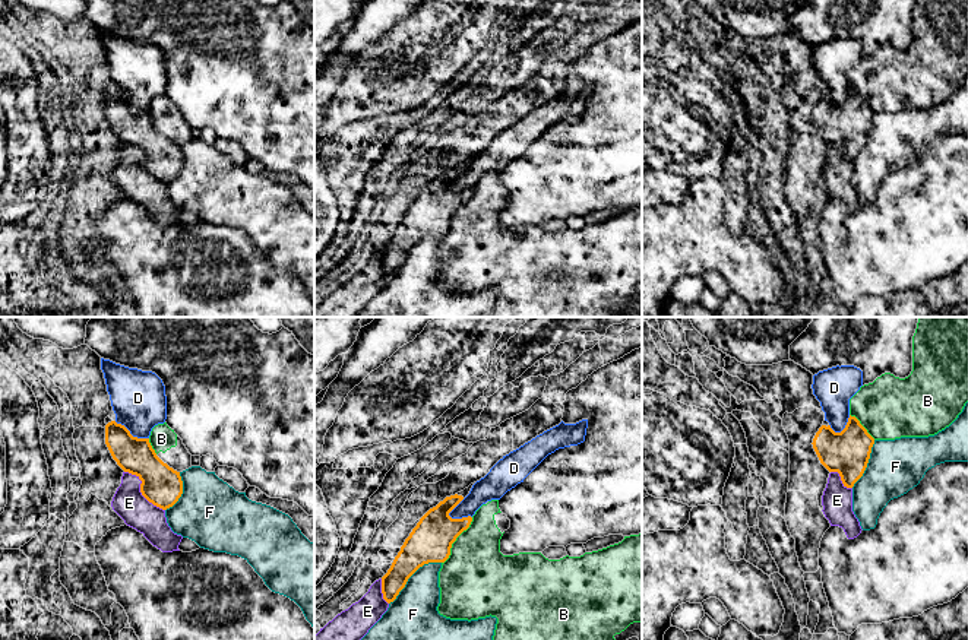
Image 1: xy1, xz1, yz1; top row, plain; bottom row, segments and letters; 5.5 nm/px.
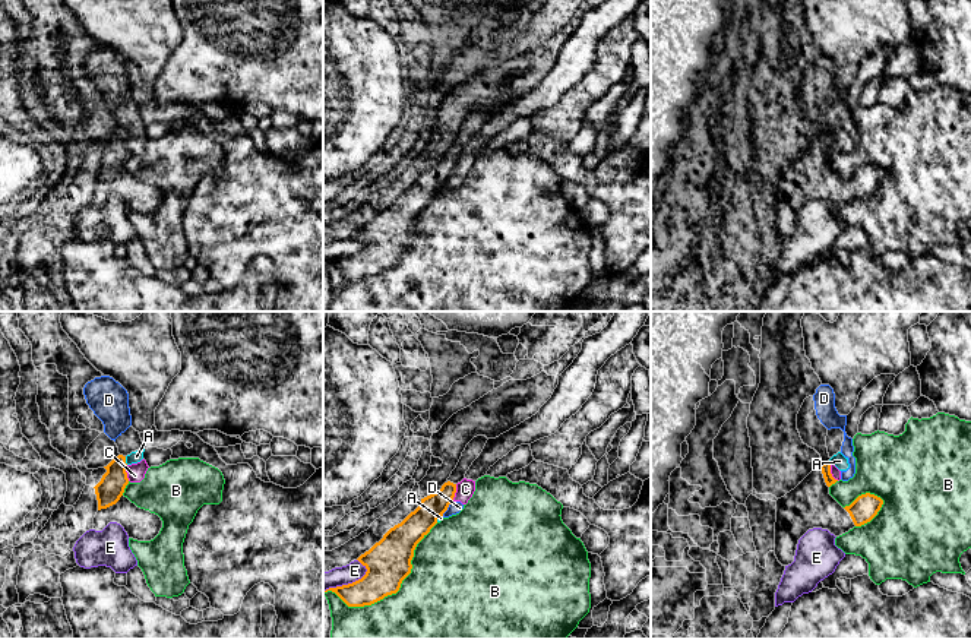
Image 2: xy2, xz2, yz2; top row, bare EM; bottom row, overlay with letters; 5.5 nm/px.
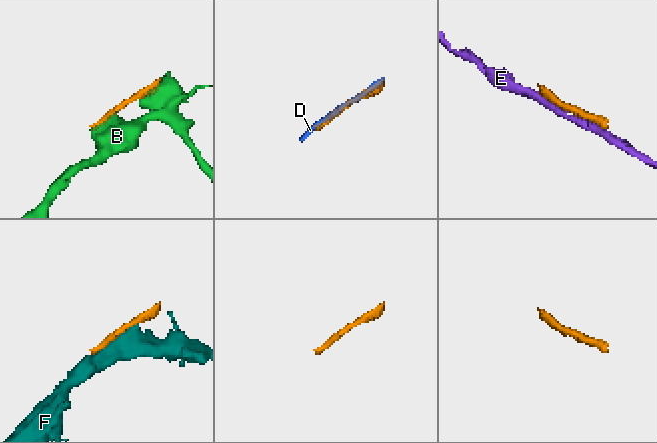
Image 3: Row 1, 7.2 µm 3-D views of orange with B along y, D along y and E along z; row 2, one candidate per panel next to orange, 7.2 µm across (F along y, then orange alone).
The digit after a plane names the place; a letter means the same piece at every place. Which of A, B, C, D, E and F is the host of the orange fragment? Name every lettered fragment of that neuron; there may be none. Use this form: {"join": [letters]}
{"join": []}

